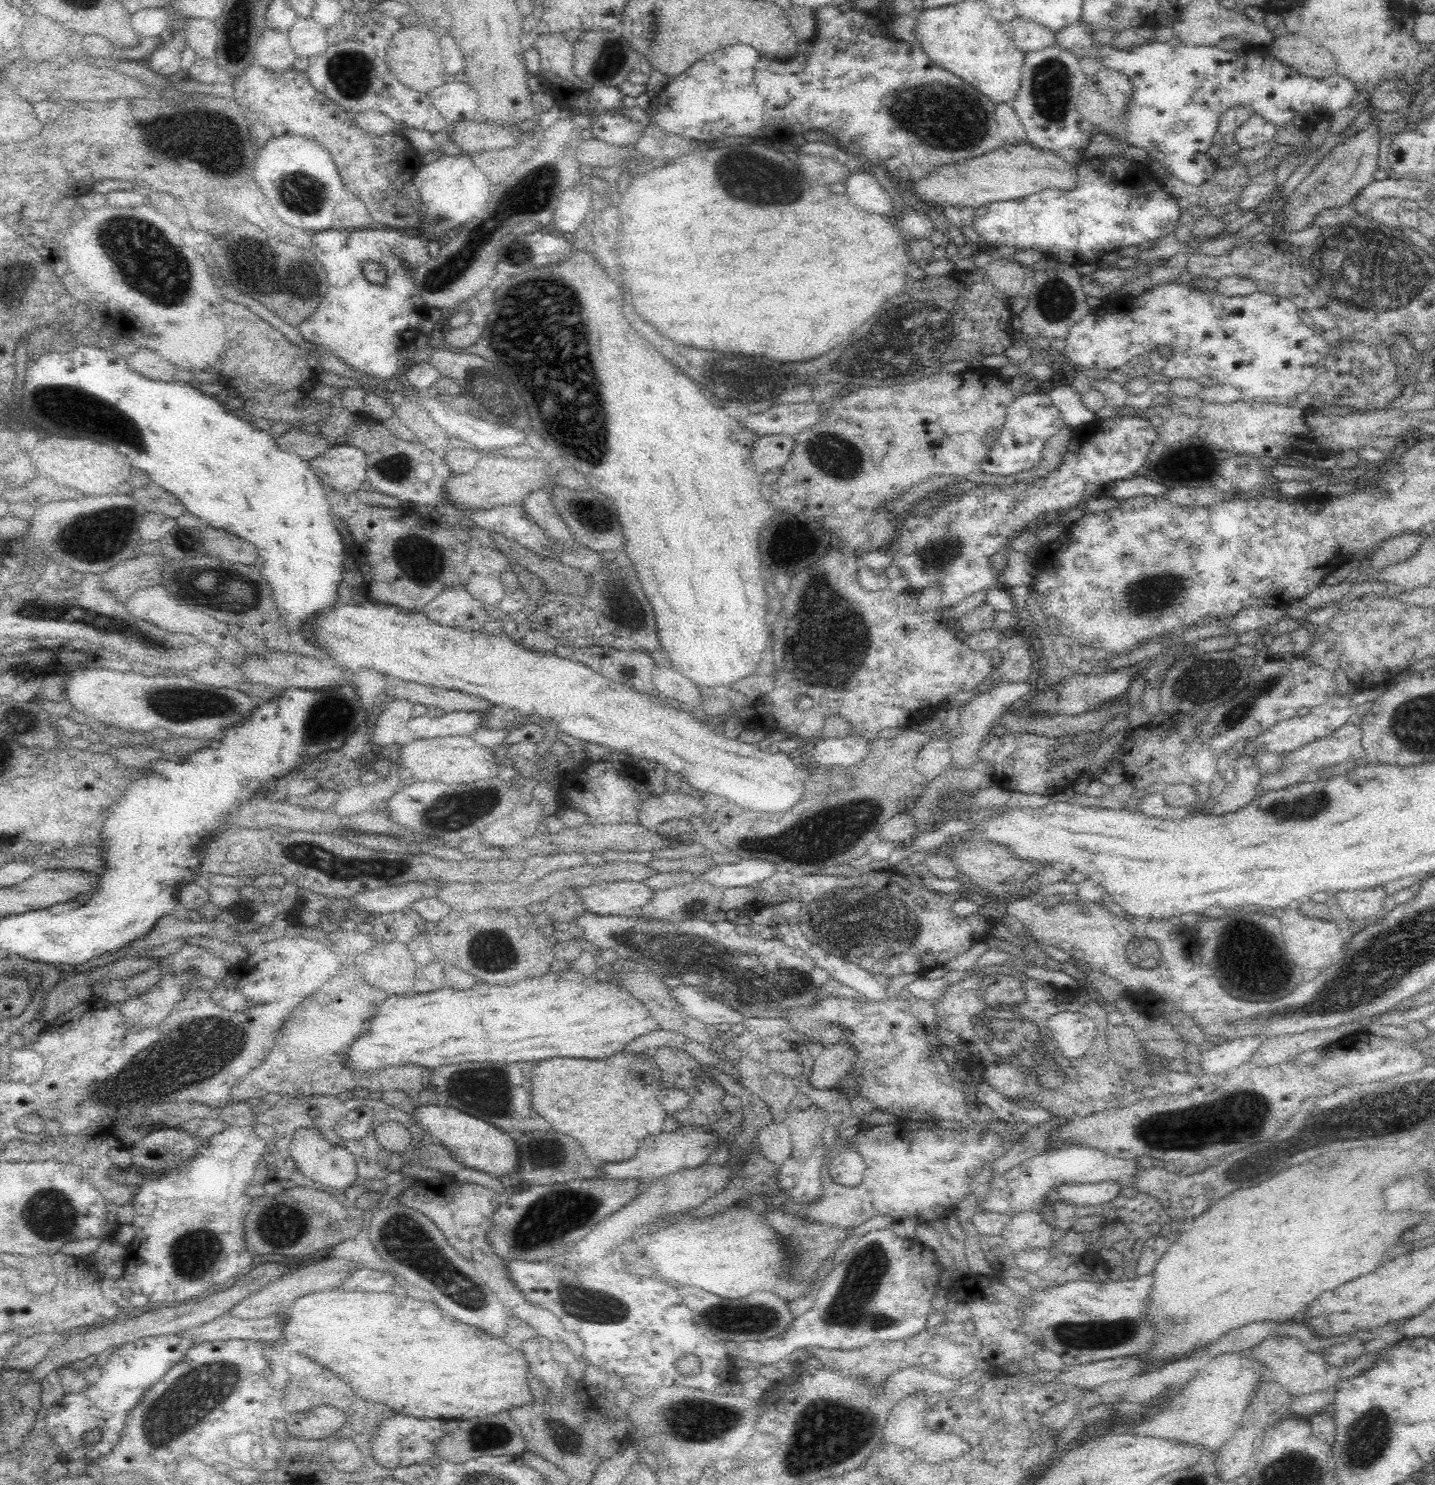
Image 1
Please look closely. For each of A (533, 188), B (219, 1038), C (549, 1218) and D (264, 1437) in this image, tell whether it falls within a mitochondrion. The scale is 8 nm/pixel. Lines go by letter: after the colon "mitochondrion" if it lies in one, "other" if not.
A: mitochondrion
B: mitochondrion
C: mitochondrion
D: other

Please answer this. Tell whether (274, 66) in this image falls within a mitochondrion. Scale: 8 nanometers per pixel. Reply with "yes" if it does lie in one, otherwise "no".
no

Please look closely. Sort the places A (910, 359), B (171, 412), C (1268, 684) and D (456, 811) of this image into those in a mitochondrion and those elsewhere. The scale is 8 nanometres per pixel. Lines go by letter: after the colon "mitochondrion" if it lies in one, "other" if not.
A: mitochondrion
B: other
C: mitochondrion
D: mitochondrion

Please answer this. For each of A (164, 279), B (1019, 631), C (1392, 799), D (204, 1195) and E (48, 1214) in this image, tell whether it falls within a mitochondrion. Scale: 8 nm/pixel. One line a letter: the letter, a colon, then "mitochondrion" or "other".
A: mitochondrion
B: other
C: other
D: other
E: mitochondrion

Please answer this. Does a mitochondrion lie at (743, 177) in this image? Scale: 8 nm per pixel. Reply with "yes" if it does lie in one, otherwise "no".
yes

